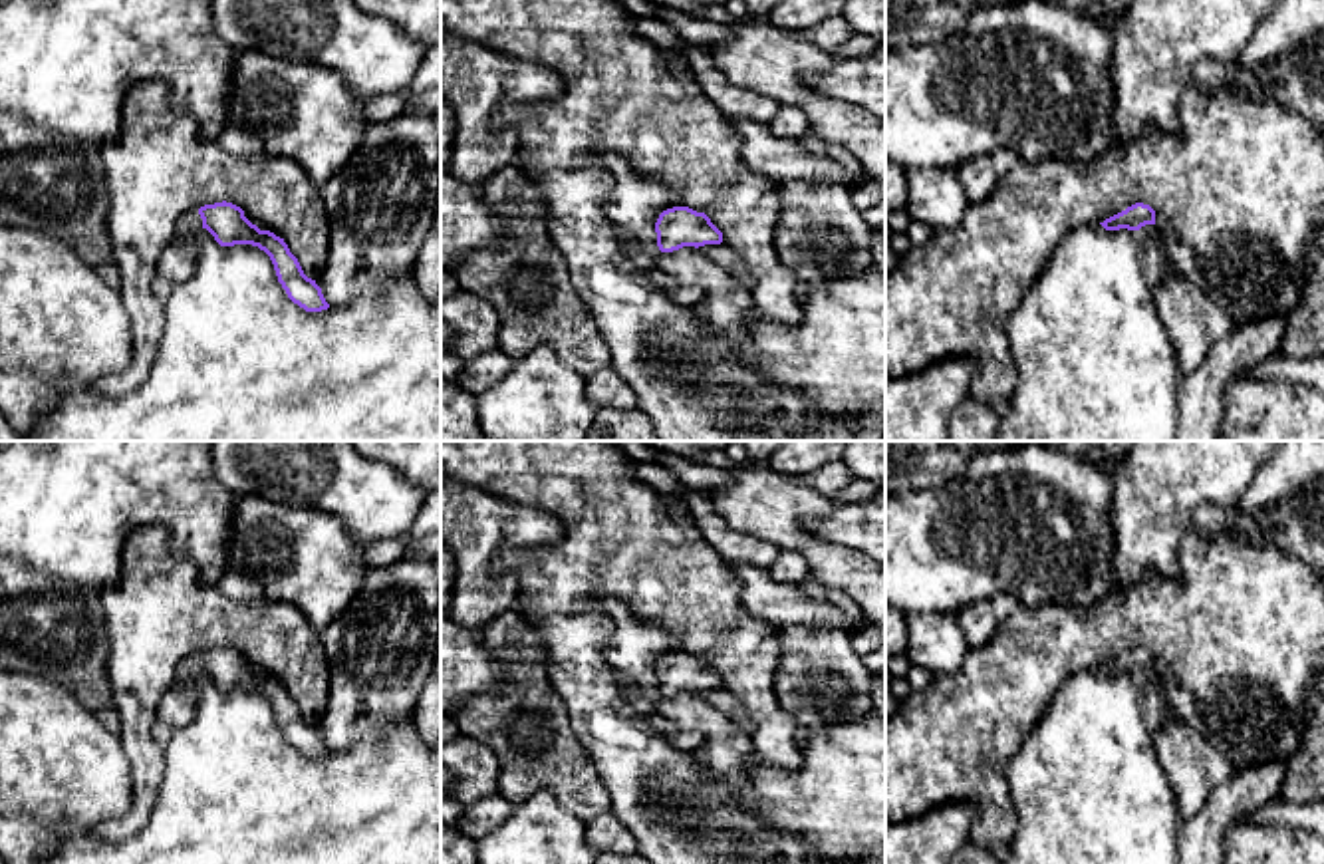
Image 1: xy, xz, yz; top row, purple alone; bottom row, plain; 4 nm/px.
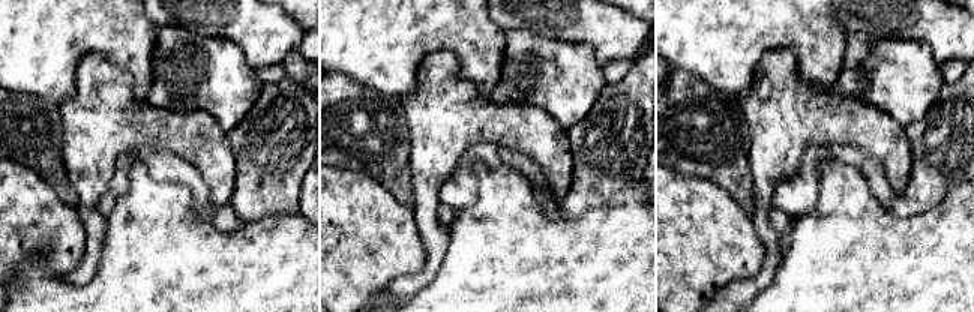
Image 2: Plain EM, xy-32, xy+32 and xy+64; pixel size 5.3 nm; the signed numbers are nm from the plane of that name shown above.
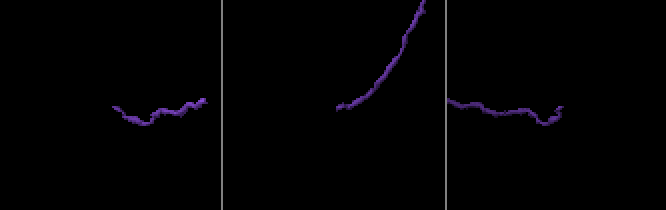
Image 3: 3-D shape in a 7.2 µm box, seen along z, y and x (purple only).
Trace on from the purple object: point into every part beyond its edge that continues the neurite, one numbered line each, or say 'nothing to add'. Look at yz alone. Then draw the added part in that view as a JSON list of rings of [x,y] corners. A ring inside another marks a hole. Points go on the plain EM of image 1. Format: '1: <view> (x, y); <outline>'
1: yz (1156, 714); [[[1145,669],[1137,677],[1141,679],[1143,689],[1143,719],[1153,735],[1157,735],[1169,721],[1169,711],[1161,697],[1157,669]]]

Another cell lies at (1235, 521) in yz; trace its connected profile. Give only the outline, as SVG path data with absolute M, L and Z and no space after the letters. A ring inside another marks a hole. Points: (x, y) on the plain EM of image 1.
M1203 503L1195 512L1191 526L1201 532L1209 532L1213 526L1223 526L1231 536L1243 536L1257 548L1264 546L1264 536L1257 514L1251 514L1239 506L1223 508Z

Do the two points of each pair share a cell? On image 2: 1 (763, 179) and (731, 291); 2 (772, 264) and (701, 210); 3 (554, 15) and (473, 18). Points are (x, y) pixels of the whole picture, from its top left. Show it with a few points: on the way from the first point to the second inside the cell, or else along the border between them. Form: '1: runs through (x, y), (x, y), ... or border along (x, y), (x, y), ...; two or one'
1: runs through (763, 210), (772, 240), (763, 275); one
2: border along (754, 225), (764, 261), (755, 273), (736, 279); two
3: border along (488, 15), (506, 30); two

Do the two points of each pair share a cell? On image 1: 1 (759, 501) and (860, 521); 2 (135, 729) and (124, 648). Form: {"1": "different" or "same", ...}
{"1": "different", "2": "same"}

